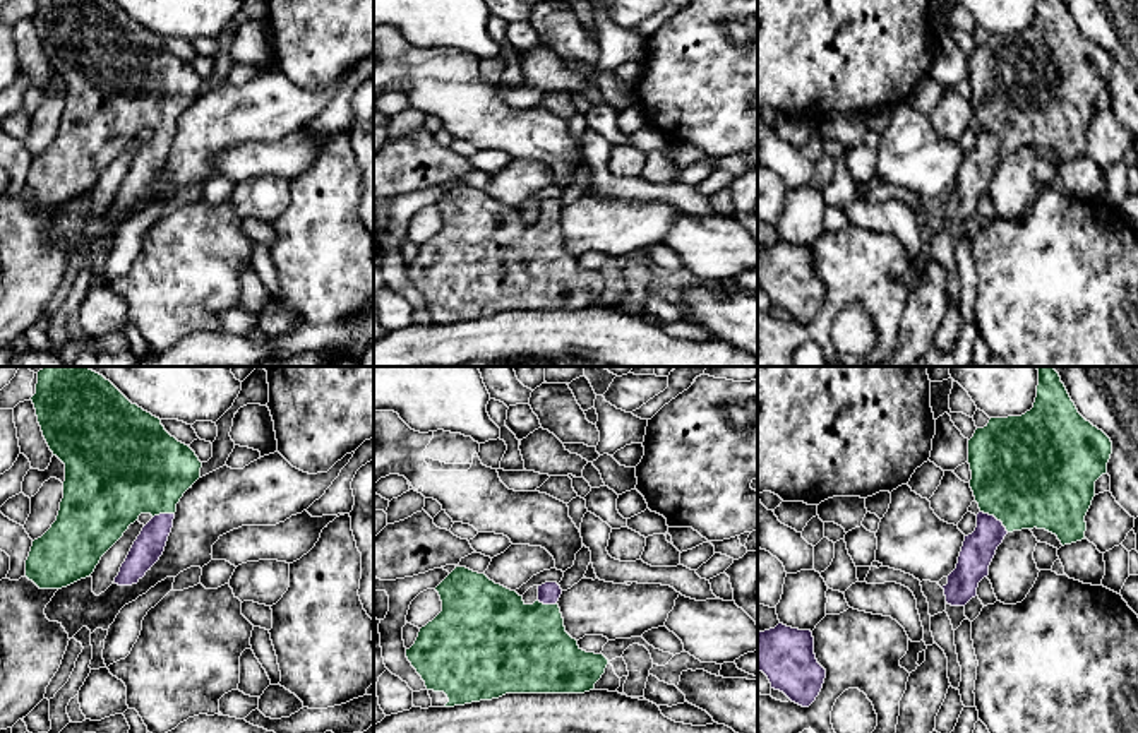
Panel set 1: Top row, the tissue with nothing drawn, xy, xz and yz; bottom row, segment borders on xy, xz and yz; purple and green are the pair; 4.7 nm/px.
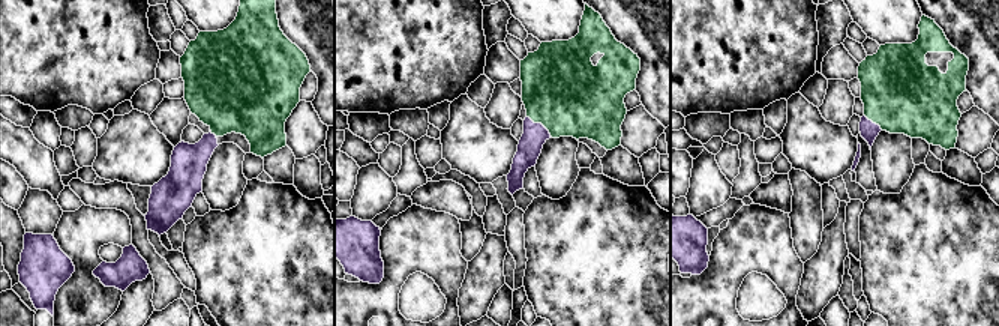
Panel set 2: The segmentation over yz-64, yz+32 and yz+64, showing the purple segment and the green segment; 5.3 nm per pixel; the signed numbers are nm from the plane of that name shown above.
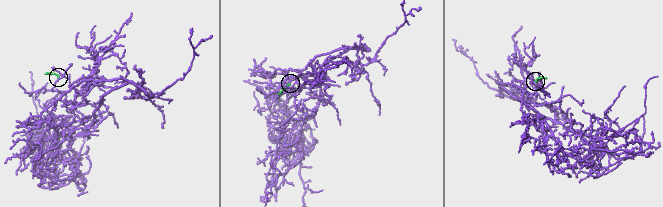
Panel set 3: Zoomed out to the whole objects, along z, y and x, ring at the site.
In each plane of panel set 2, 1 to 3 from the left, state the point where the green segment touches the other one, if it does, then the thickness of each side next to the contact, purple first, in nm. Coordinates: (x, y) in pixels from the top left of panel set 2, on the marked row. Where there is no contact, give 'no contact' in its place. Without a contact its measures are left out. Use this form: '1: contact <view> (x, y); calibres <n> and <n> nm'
1: contact yz-64 (213, 134); calibres 190 and 440 nm
2: contact yz+32 (540, 123); calibres 130 and 440 nm
3: contact yz+64 (872, 122); calibres 100 and 420 nm

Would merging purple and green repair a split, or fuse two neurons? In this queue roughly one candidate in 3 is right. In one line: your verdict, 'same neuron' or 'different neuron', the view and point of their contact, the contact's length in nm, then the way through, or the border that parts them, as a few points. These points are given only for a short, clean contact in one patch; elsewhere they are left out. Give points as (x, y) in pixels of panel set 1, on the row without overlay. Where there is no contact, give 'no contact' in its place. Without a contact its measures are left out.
same neuron | yz (994, 134) | 170 nm | across yz (979, 165), (994, 134), (1024, 89)

